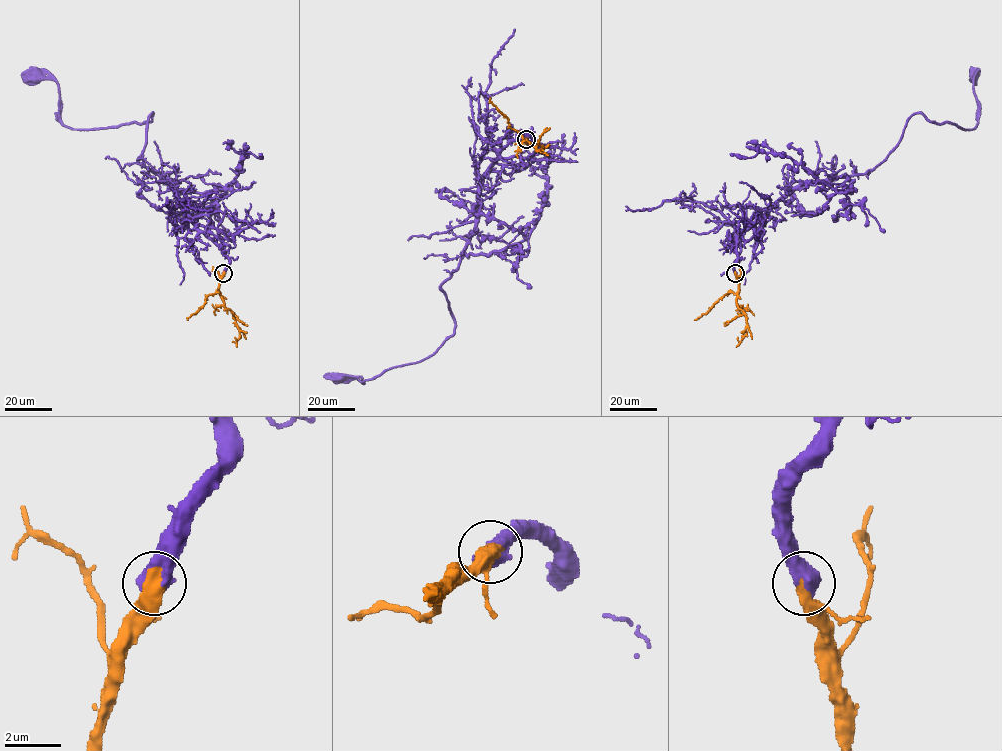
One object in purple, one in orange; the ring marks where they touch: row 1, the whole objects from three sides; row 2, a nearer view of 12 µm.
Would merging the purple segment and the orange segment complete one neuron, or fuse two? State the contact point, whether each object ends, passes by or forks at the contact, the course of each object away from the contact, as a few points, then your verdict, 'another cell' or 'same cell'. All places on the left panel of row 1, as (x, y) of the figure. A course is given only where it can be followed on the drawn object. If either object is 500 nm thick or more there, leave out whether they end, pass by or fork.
place (223, 273); course purple (223, 272), (229, 258), (174, 183), (138, 161), (152, 113), (72, 129), (59, 85), (34, 74); course orange (223, 273), (219, 294), (233, 314), (239, 331), (236, 342), (235, 337); same cell

